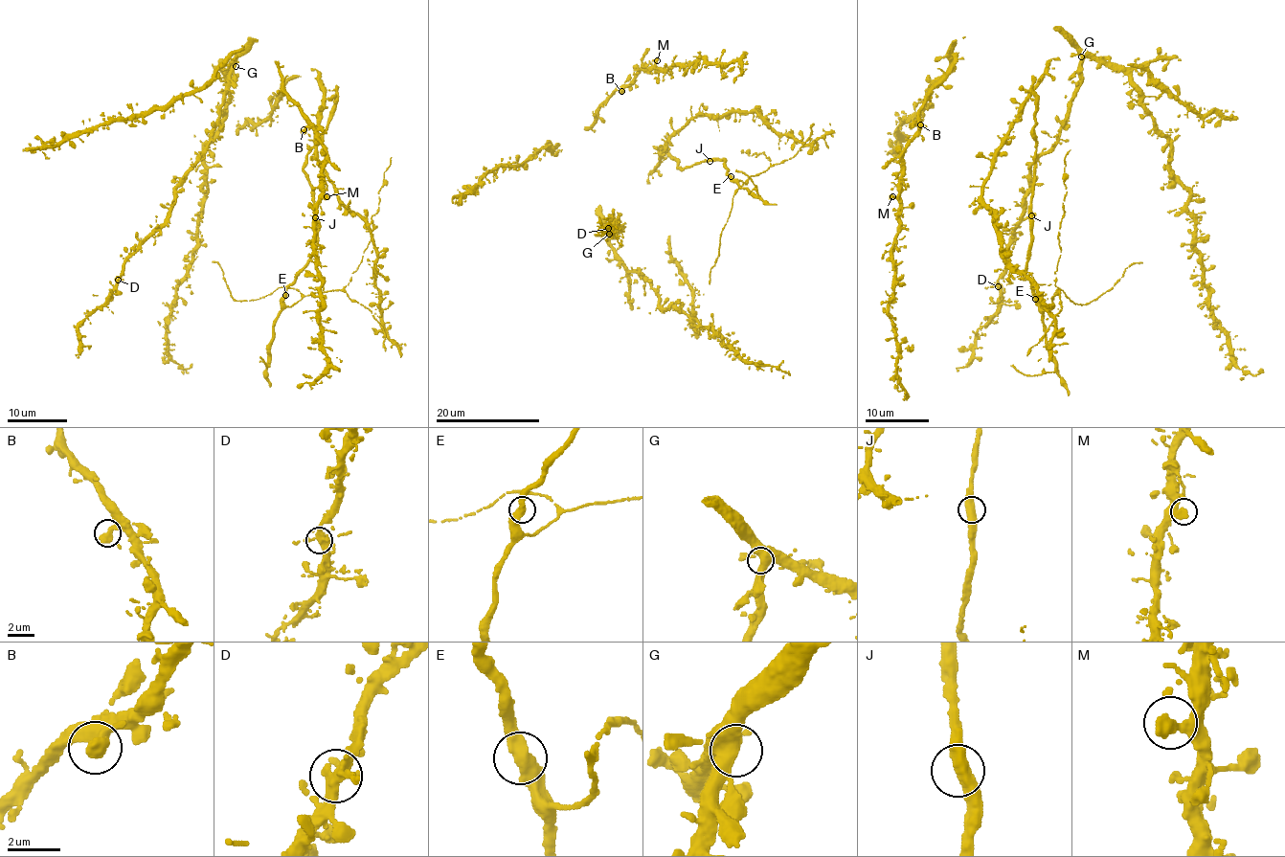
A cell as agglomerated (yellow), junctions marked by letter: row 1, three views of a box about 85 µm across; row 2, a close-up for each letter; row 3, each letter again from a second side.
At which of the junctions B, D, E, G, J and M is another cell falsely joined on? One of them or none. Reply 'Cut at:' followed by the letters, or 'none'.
Cut at: none

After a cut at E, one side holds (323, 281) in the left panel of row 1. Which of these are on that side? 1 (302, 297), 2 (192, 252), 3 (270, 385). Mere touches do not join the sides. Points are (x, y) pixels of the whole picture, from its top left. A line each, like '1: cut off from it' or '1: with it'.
1: cut off from it
2: with it
3: cut off from it

